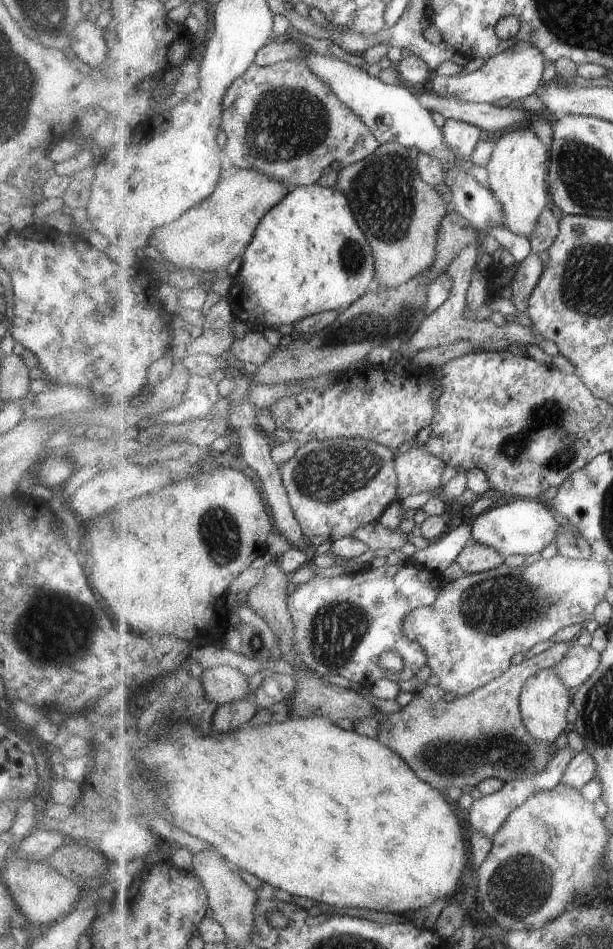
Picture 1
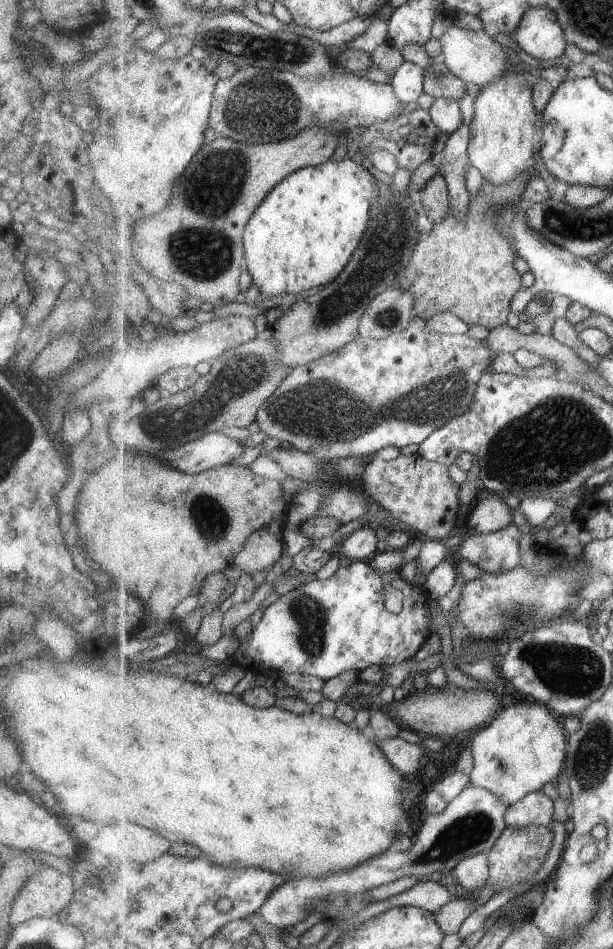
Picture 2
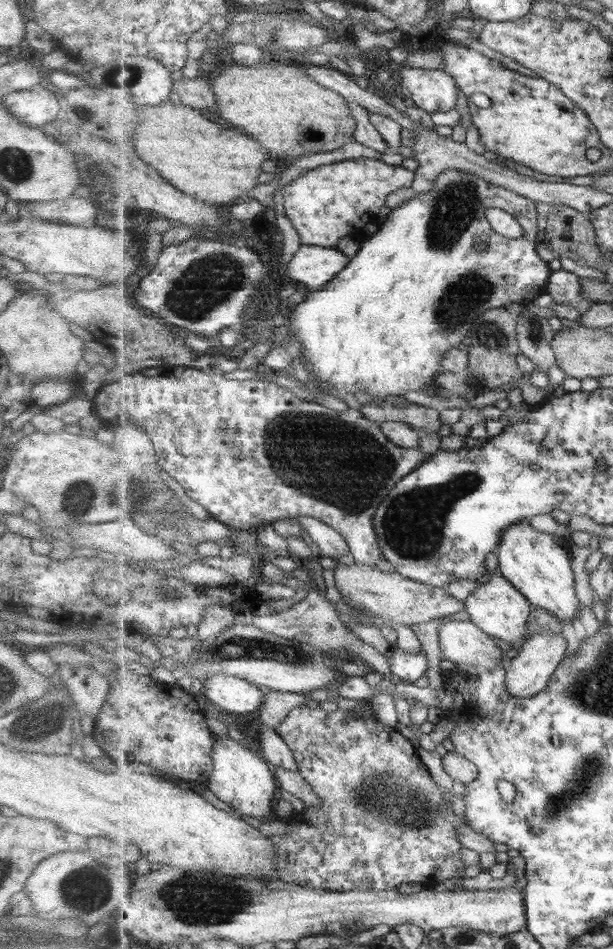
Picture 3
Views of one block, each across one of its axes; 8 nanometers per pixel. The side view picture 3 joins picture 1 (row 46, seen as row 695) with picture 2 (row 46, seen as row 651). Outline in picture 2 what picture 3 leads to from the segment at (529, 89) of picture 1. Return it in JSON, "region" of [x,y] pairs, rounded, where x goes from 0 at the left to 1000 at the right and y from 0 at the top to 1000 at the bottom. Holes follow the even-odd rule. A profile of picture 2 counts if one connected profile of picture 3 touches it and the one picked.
{"region":[[[861,8],[835,39],[845,52],[876,63],[899,63],[923,57],[922,32],[896,8]]]}

